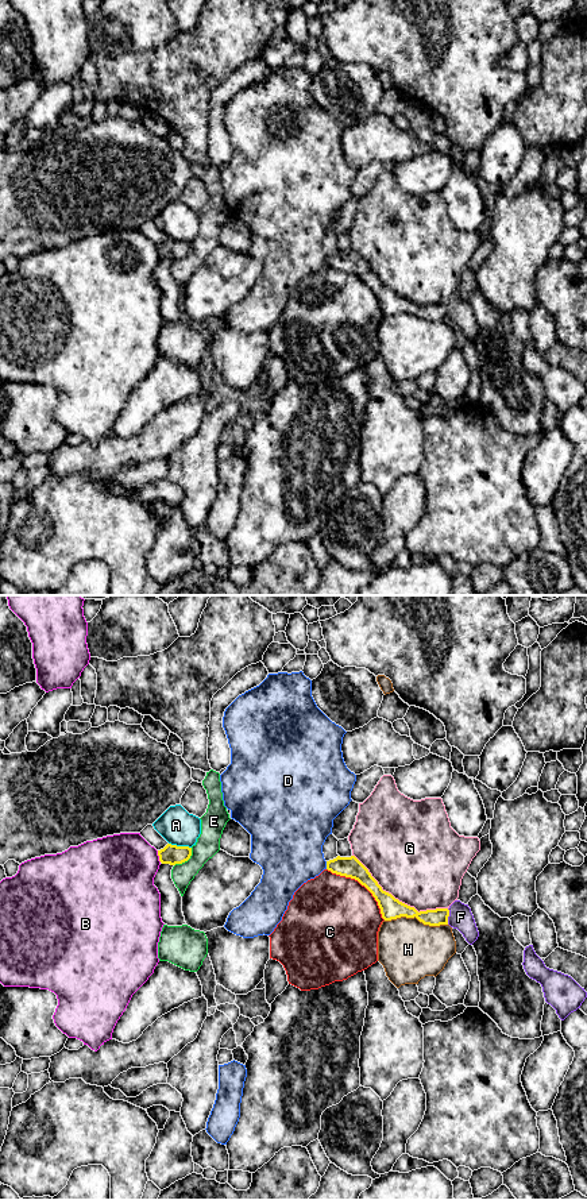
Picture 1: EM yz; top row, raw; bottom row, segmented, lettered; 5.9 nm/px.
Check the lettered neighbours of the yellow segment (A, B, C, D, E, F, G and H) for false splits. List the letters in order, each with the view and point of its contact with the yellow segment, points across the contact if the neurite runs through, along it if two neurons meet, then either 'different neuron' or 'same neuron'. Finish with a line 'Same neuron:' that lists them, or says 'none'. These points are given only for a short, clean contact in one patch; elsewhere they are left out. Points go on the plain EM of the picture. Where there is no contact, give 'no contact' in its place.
A: contact yz (180, 242); different neuron
B: contact yz (158, 250); different neuron
C: contact yz (362, 280); different neuron
D: contact yz (327, 261); different neuron
E: contact yz (186, 255); border yz (192, 243), (192, 250), (174, 261); different neuron
F: contact yz (448, 311); way yz (437, 312), (448, 311), (460, 312); same neuron
G: contact yz (397, 294); different neuron
H: contact yz (416, 312); different neuron
Same neuron: F

